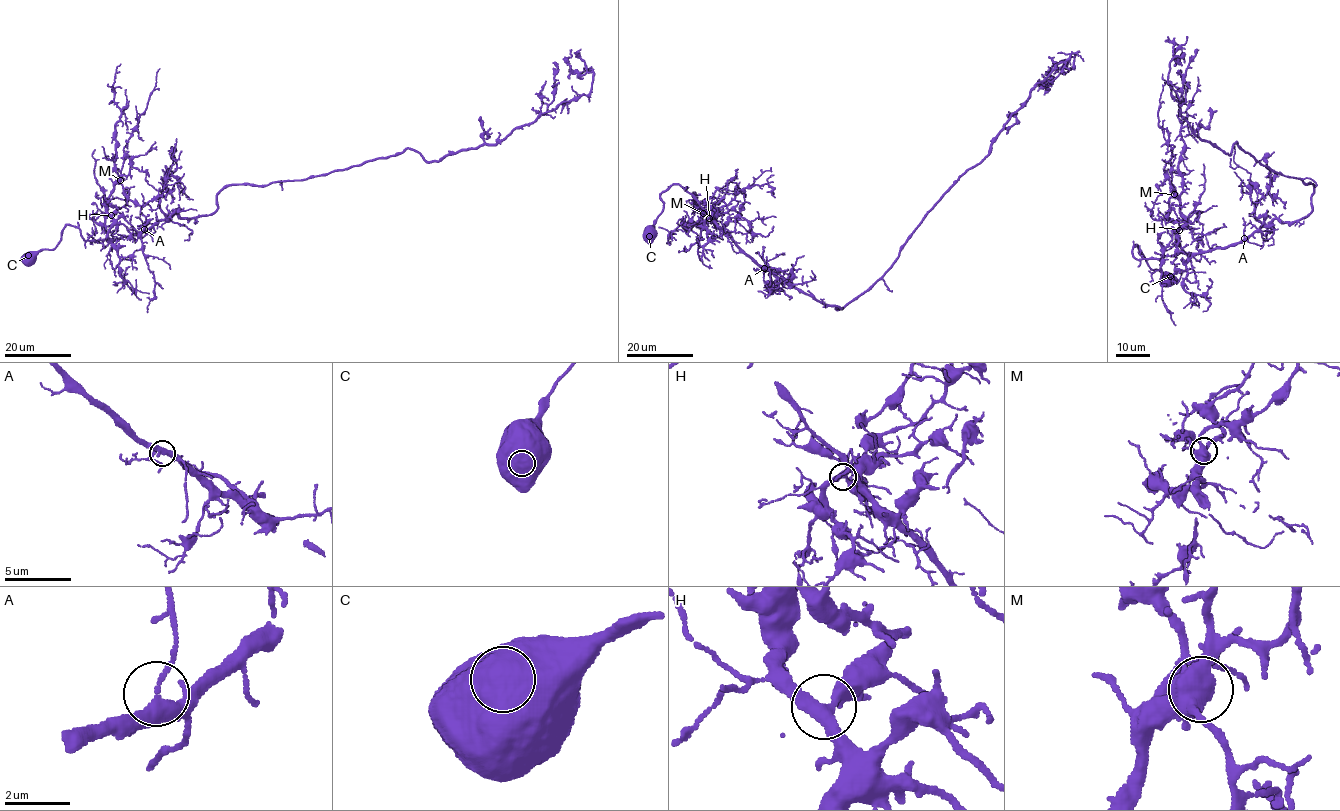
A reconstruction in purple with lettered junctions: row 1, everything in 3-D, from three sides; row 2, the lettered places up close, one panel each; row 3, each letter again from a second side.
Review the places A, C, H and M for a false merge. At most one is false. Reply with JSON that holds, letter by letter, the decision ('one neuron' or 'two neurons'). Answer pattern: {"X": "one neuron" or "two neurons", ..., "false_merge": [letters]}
{"A": "one neuron", "C": "one neuron", "H": "one neuron", "M": "one neuron", "false_merge": []}

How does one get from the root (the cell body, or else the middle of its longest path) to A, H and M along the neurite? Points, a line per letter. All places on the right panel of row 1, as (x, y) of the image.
A: (1167, 277), (1167, 274), (1151, 269), (1135, 245), (1132, 254), (1137, 259), (1161, 258), (1225, 248), (1244, 238)
H: (1167, 277), (1151, 269), (1136, 245), (1133, 249), (1137, 259), (1174, 256), (1181, 251), (1179, 230)
M: (1167, 277), (1151, 269), (1136, 245), (1132, 252), (1161, 258), (1181, 251), (1177, 231), (1185, 217), (1174, 194)

